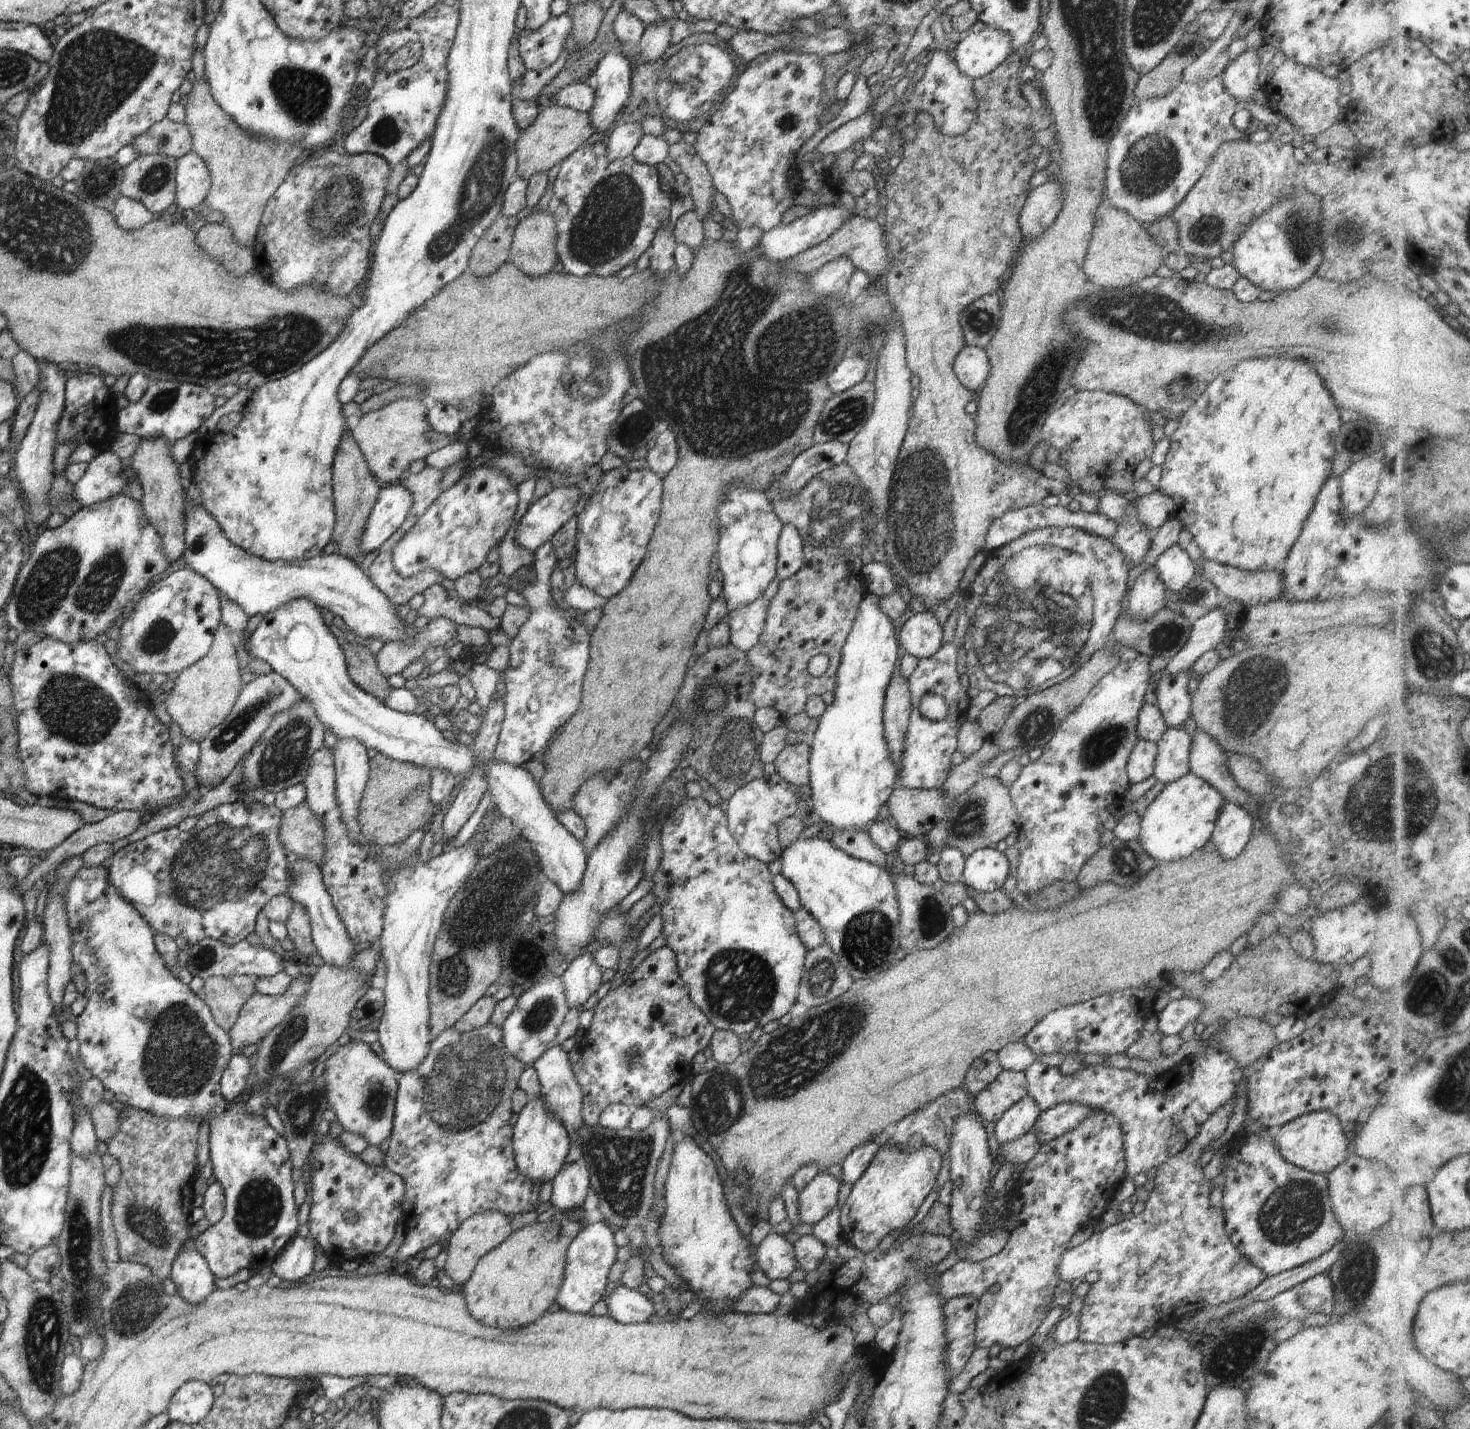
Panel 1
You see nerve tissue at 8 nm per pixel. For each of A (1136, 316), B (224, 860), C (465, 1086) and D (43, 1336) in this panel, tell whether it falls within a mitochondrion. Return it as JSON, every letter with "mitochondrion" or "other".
{"A":"mitochondrion","B":"mitochondrion","C":"mitochondrion","D":"mitochondrion"}

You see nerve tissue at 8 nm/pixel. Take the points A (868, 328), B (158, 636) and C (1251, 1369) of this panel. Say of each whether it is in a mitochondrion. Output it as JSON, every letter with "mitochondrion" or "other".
{"A":"mitochondrion","B":"mitochondrion","C":"other"}

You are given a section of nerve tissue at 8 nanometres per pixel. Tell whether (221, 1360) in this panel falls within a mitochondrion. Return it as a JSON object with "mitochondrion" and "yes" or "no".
{"mitochondrion":"no"}

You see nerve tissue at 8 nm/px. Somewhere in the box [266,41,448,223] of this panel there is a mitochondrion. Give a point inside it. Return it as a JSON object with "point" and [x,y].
{"point":[304,95]}

